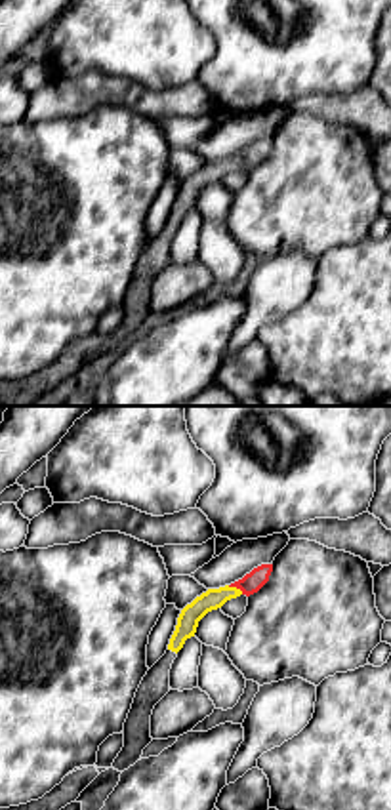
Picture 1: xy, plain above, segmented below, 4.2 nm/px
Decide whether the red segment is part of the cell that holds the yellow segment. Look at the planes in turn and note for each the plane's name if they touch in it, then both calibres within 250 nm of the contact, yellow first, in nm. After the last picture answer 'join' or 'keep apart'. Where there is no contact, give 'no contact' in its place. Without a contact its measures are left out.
meets yellow in xy; 90 nm thick on the yellow side, 90 nm on the other

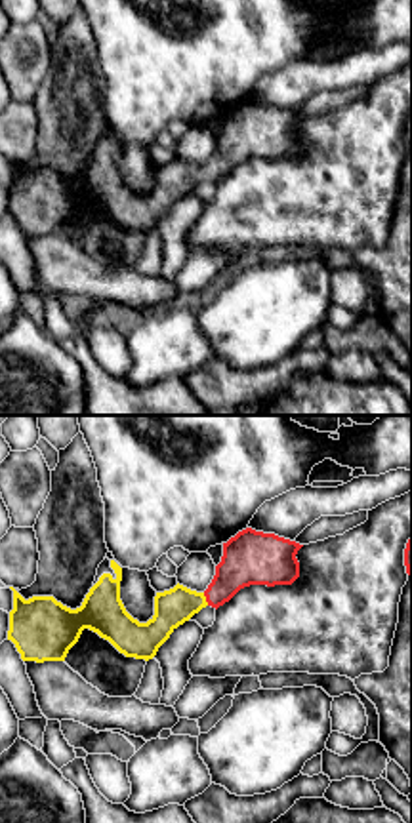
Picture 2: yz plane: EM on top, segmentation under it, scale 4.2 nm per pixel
meets yellow in yz; 160 nm thick on the yellow side, 220 nm on the other

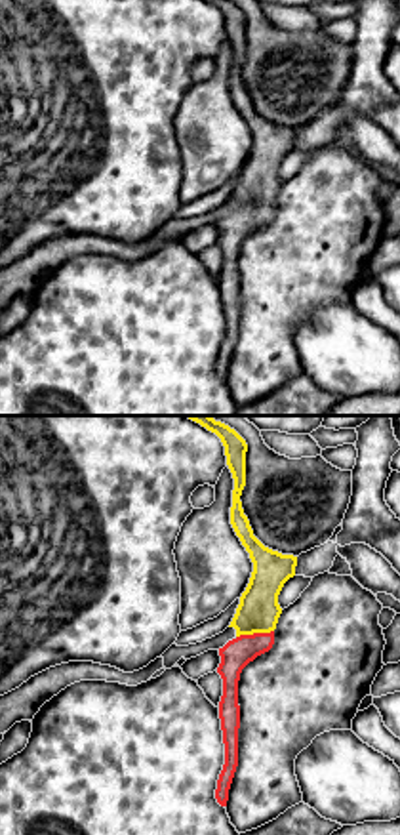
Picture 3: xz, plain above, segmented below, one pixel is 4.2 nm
meets yellow in xz; 180 nm thick on the yellow side, 120 nm on the other

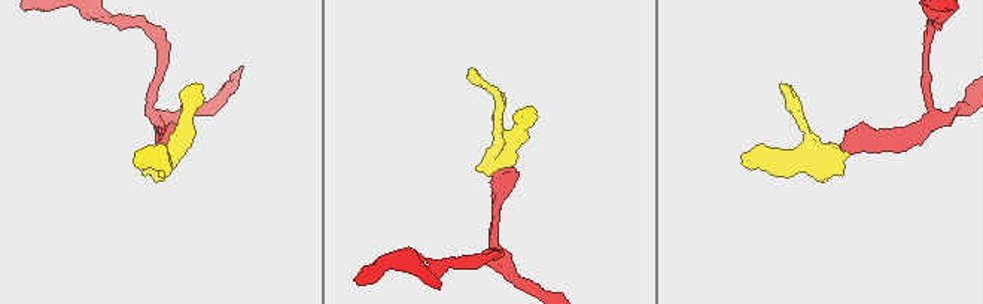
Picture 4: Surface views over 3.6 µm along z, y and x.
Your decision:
join

